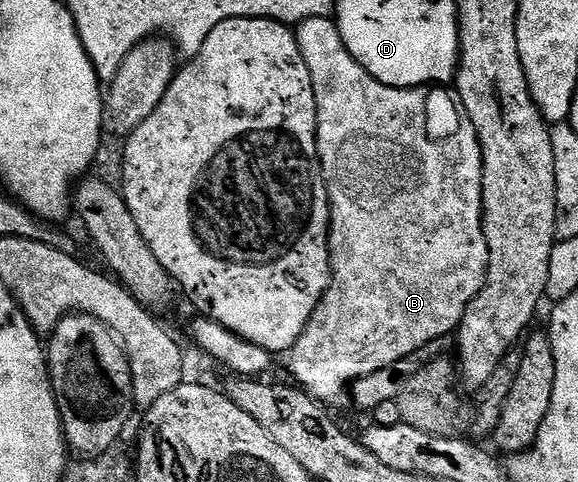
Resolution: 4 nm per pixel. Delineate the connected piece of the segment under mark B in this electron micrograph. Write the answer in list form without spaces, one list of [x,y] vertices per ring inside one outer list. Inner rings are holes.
[[[317,17],[316,19],[297,22],[296,36],[300,47],[300,55],[304,55],[304,63],[308,67],[308,75],[312,75],[312,91],[316,95],[316,107],[318,108],[318,158],[320,159],[320,167],[326,180],[326,190],[330,200],[330,287],[327,289],[326,294],[322,296],[322,302],[316,307],[312,319],[308,319],[308,327],[304,327],[300,339],[296,342],[294,348],[289,350],[288,358],[290,357],[290,369],[294,372],[295,379],[293,378],[293,380],[301,388],[305,389],[311,397],[319,402],[327,403],[326,401],[332,400],[333,397],[340,396],[345,385],[346,388],[353,386],[358,378],[372,375],[376,371],[380,371],[408,355],[420,351],[420,347],[424,347],[436,339],[451,336],[458,326],[462,324],[464,311],[470,306],[472,299],[476,299],[476,295],[480,295],[480,291],[486,282],[486,272],[488,271],[488,243],[484,239],[484,227],[482,226],[482,148],[478,142],[476,127],[472,127],[468,115],[462,112],[457,100],[451,94],[450,97],[446,94],[447,90],[445,88],[419,87],[417,89],[397,89],[396,87],[388,87],[384,83],[380,83],[372,75],[368,75],[368,71],[364,71],[364,67],[360,67],[360,63],[356,63],[356,59],[352,59],[348,47],[344,47],[344,39],[340,39],[340,31],[337,24],[330,17]]]

